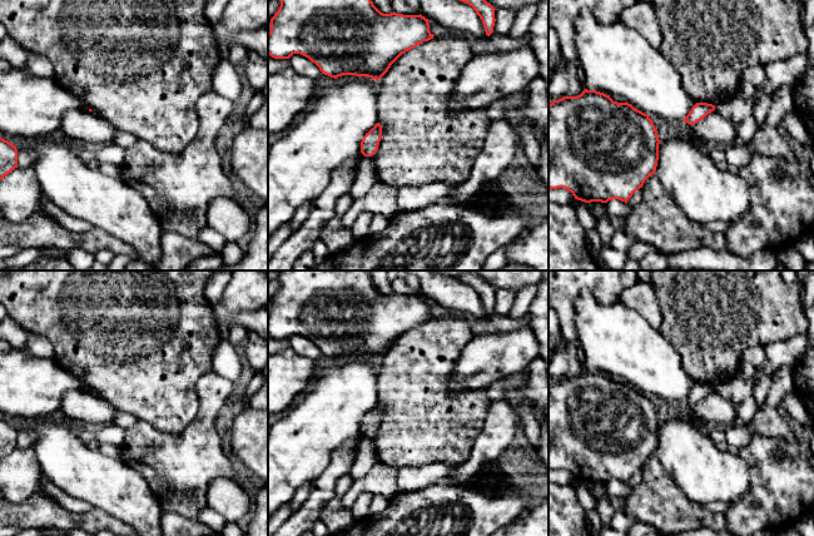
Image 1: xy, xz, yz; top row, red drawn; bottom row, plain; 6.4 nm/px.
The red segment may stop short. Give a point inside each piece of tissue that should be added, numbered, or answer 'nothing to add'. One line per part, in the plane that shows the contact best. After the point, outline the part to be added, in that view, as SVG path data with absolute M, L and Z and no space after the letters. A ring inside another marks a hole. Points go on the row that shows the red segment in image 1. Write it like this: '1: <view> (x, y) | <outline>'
nothing to add

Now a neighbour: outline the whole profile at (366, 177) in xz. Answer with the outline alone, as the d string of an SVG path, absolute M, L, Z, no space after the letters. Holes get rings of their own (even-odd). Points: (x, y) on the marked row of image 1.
M362 157L356 178L352 184L349 195L354 199L361 199L367 195L368 190L378 182L374 162L371 157Z

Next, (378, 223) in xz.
M373 215L371 225L369 225L369 234L382 232L389 223L389 219L383 215Z

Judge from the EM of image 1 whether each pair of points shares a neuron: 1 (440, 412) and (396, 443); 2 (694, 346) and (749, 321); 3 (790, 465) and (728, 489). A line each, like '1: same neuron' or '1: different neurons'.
1: same neuron
2: same neuron
3: different neurons

